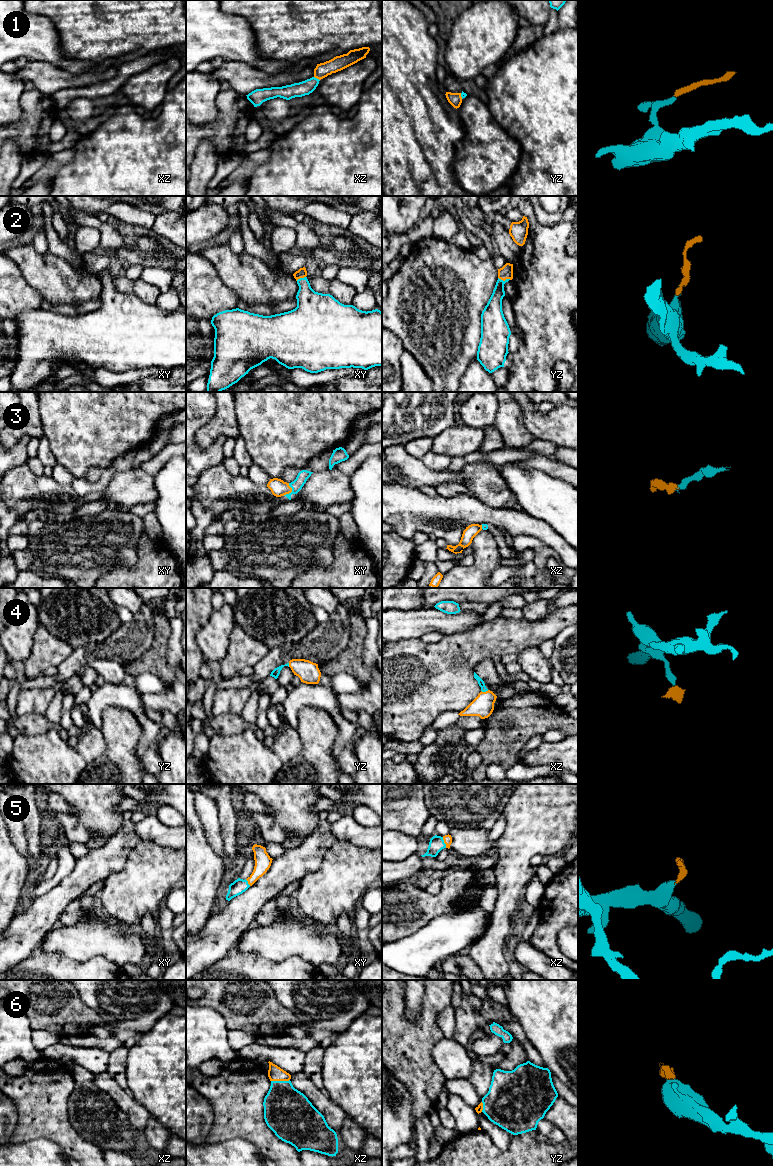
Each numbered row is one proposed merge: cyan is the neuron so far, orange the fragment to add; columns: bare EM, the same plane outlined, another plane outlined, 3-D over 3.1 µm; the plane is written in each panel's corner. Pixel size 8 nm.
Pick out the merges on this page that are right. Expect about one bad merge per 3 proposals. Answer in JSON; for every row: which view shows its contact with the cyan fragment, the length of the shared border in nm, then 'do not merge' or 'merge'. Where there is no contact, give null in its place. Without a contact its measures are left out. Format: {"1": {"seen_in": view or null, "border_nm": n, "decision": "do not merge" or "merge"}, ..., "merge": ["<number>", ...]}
{"1": {"seen_in": "xz", "border_nm": 60, "decision": "merge"}, "2": {"seen_in": "yz", "border_nm": 110, "decision": "merge"}, "3": {"seen_in": "xy", "border_nm": 120, "decision": "merge"}, "4": {"seen_in": "xz", "border_nm": 60, "decision": "merge"}, "5": {"seen_in": "xz", "border_nm": 90, "decision": "merge"}, "6": {"seen_in": "xz", "border_nm": 150, "decision": "merge"}, "merge": ["1", "2", "3", "4", "5", "6"]}

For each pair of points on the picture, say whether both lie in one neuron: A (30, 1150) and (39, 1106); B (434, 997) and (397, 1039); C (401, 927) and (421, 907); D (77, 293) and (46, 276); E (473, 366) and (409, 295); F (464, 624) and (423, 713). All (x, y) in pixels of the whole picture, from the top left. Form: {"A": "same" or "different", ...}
{"A": "different", "B": "same", "C": "same", "D": "same", "E": "different", "F": "different"}

